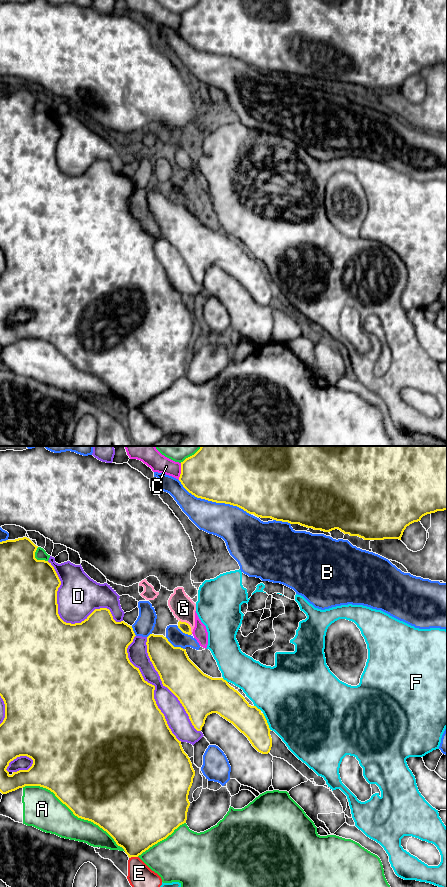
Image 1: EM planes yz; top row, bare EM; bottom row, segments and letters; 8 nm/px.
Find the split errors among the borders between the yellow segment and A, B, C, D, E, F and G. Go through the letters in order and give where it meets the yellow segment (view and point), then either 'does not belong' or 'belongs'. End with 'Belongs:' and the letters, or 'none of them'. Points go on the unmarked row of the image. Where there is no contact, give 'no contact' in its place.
A: meets yellow in yz at (74, 366); does not belong
B: meets yellow in yz at (214, 53); does not belong
C: meets yellow in yz at (181, 23); does not belong
D: meets yellow in yz at (65, 174); does not belong
E: meets yellow in yz at (133, 408); does not belong
F: meets yellow in yz at (266, 274); does not belong
G: meets yellow in yz at (188, 176); does not belong
Belongs: none of them

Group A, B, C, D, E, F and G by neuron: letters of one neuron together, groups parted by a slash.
A / B / C G / D / E / F

